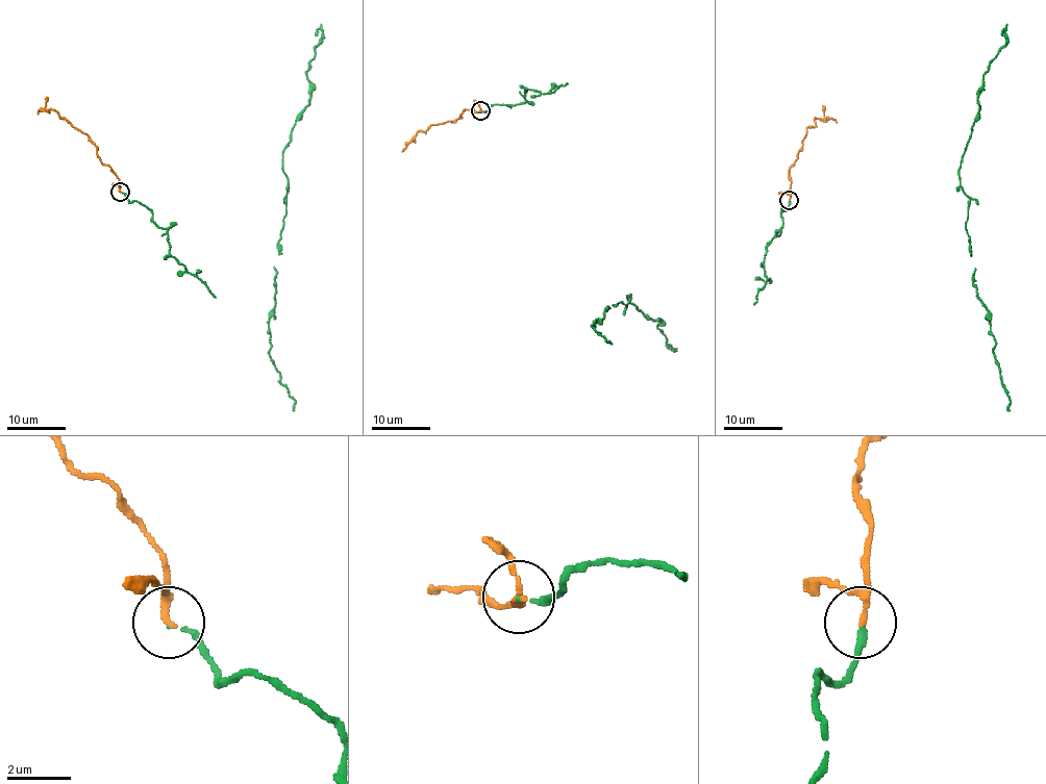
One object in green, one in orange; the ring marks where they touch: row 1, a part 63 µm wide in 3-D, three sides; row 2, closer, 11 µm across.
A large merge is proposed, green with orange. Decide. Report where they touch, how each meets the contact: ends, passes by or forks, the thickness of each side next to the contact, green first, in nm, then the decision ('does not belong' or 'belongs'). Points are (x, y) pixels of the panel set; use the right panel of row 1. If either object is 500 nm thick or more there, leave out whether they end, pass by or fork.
place (789, 200); green ends; orange passes by; calibres 100 and 150 nm; belongs

